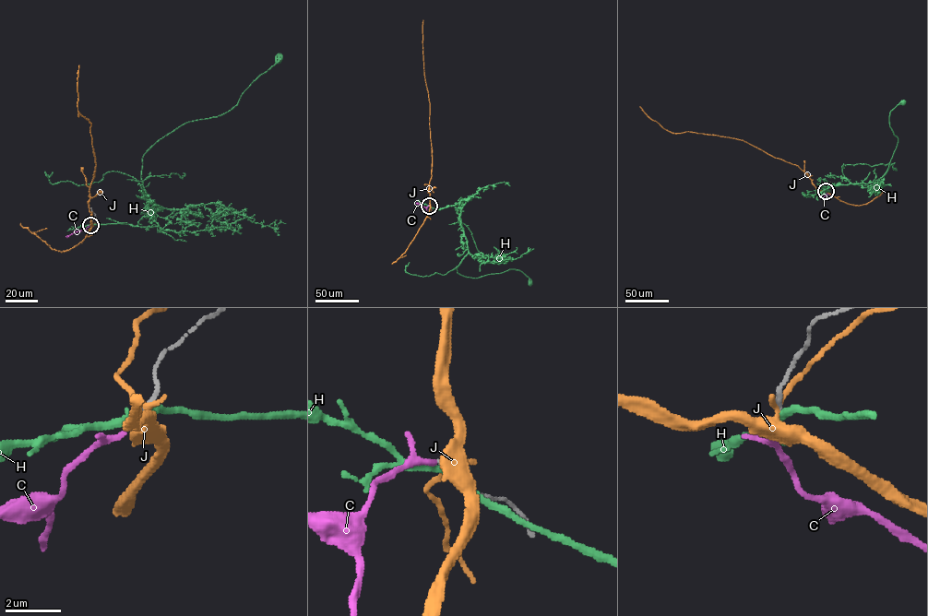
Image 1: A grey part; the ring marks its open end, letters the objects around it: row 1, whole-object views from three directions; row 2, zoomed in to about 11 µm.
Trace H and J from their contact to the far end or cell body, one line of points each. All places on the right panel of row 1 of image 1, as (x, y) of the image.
H: (826, 191), (880, 178), (898, 142), (890, 126), (890, 112), (903, 102)
J: (826, 191), (817, 189), (797, 166), (775, 158), (743, 140), (690, 132), (672, 133), (651, 119), (640, 106)

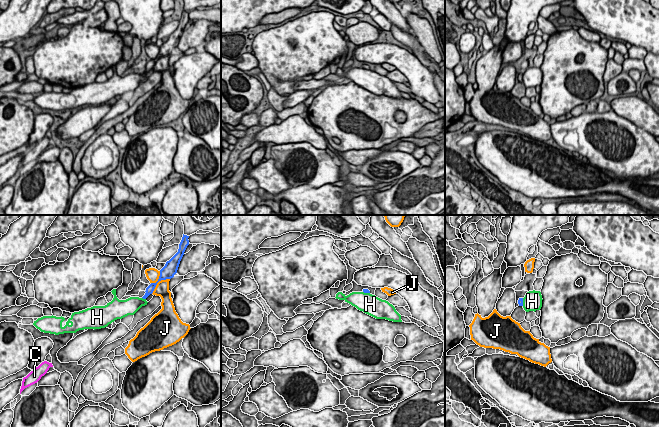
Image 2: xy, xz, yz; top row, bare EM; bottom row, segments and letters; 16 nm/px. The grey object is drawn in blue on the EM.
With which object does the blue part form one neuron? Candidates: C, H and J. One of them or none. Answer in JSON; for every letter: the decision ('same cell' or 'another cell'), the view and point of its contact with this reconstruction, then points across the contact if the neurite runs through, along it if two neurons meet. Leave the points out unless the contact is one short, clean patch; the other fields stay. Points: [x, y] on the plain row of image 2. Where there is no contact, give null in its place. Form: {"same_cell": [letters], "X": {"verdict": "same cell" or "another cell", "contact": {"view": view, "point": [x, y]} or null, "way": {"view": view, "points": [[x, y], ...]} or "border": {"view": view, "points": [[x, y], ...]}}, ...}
{"same_cell": ["C"], "C": {"verdict": "same cell", "contact": null}, "H": {"verdict": "another cell", "contact": {"view": "xy", "point": [144, 74]}}, "J": {"verdict": "another cell", "contact": {"view": "xy", "point": [158, 57]}}}

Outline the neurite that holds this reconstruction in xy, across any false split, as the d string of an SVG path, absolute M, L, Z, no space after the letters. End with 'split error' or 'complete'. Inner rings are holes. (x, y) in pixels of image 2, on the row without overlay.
M183 10L182 16L179 20L178 28L169 37L167 37L165 42L160 46L160 52L159 52L158 57L156 59L151 59L146 64L146 67L145 67L146 69L142 73L143 75L146 75L150 70L153 69L153 67L159 57L171 55L177 49L180 37L184 31L184 28L185 28L187 22L189 21L188 14L189 14L189 12Z; complete

